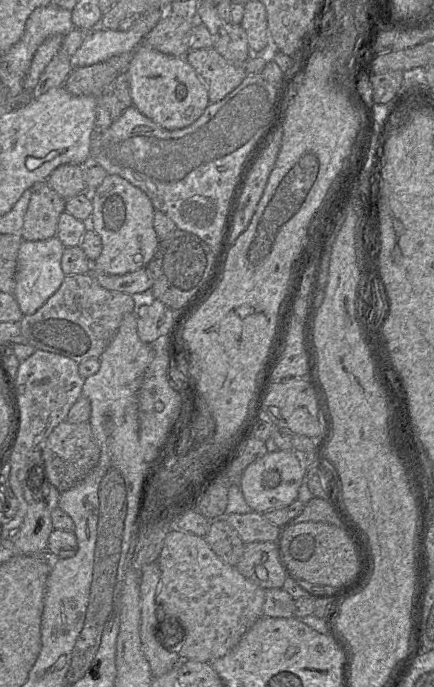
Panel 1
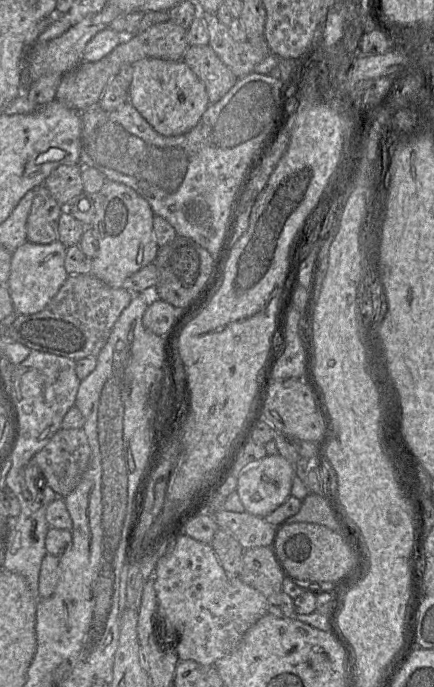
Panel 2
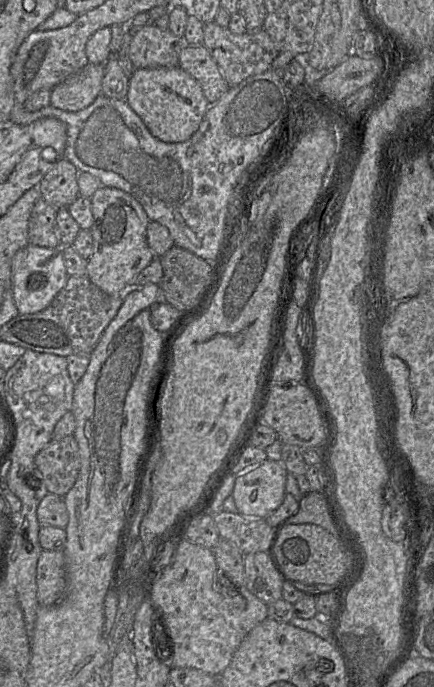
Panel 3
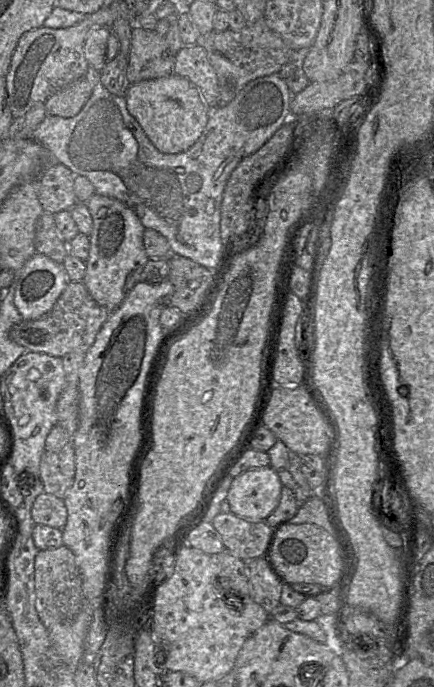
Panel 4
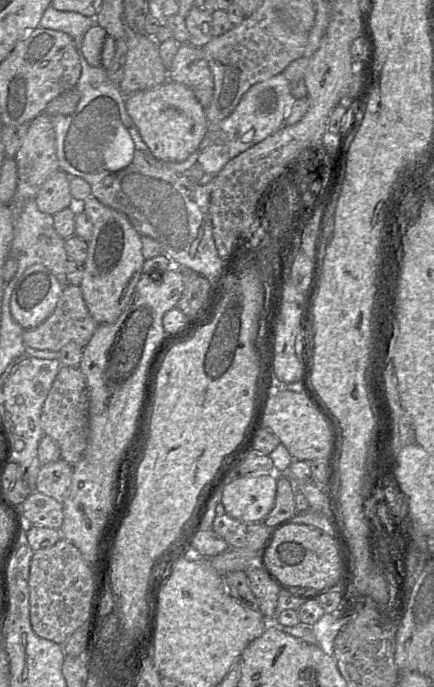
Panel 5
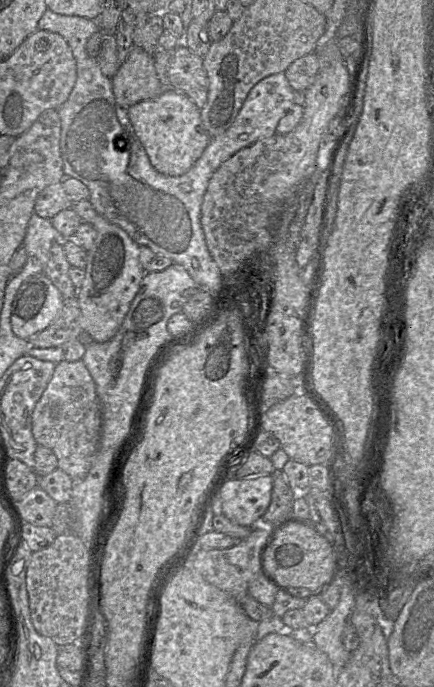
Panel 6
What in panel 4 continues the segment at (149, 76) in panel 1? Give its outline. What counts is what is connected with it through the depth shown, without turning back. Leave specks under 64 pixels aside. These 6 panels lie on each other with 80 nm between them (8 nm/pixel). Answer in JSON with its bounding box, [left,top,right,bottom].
[125,73,210,154]

